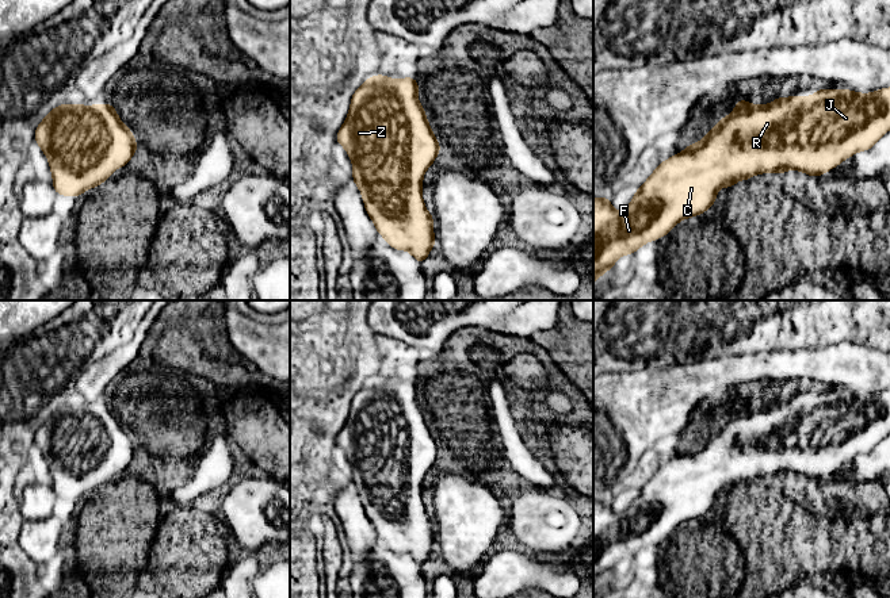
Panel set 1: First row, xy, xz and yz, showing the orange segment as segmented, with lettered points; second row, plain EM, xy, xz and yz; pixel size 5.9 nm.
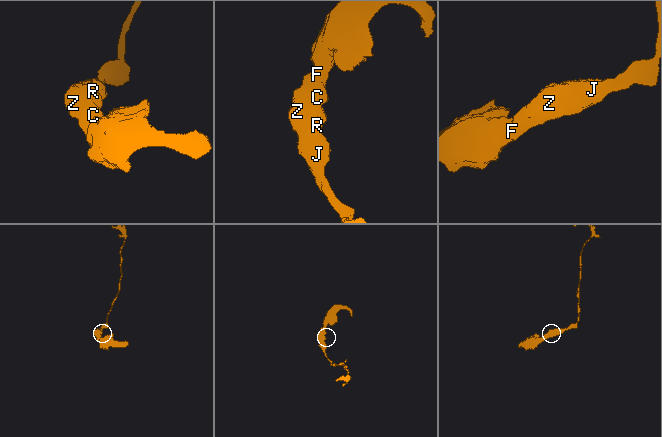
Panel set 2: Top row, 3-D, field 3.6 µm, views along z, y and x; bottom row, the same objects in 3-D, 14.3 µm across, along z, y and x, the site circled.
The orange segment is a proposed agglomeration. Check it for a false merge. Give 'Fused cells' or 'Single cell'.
Single cell

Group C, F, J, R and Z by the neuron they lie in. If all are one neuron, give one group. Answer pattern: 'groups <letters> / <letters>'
groups C F J R Z

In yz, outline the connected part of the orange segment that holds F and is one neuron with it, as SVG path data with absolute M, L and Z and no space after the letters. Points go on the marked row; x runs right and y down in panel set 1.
M890 87L870 93L849 89L817 89L813 96L776 97L771 104L750 104L740 99L734 111L722 118L707 135L679 154L658 164L648 180L635 189L631 203L622 211L612 208L610 198L593 199L593 283L624 254L635 253L649 241L666 235L680 221L713 207L718 189L732 188L740 180L767 172L795 169L807 176L822 176L857 152L870 150L890 130Z

